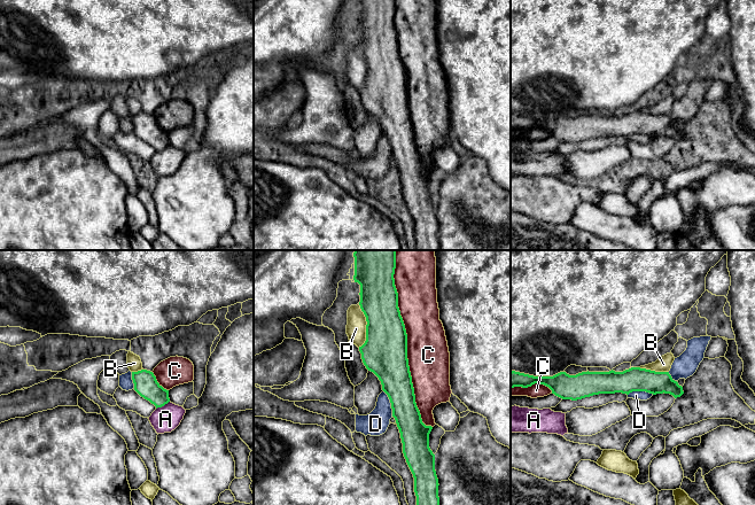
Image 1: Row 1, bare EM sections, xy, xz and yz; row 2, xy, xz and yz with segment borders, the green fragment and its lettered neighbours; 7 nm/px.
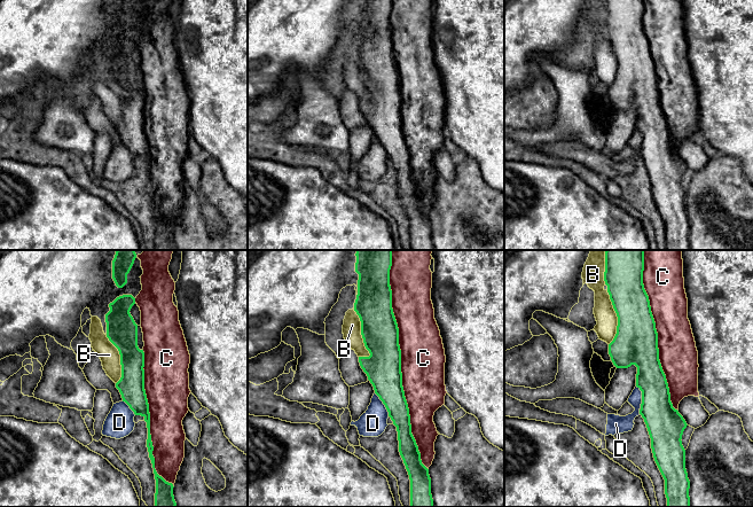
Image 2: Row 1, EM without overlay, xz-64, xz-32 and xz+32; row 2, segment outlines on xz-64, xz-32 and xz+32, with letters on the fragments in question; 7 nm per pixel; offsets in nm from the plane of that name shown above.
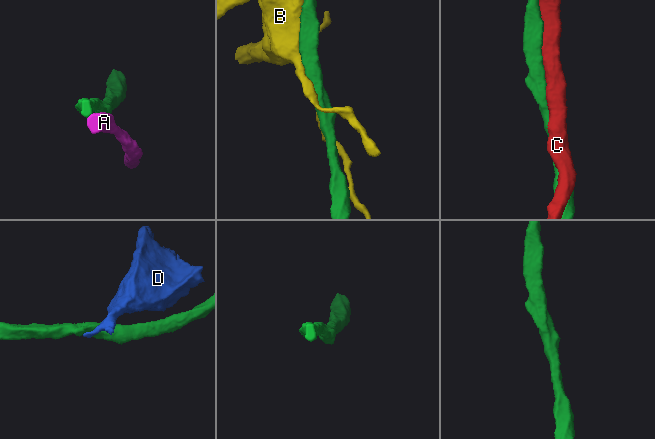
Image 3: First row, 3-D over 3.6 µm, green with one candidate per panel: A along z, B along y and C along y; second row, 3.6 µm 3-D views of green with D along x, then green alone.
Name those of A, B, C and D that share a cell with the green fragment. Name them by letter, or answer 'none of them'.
none of them

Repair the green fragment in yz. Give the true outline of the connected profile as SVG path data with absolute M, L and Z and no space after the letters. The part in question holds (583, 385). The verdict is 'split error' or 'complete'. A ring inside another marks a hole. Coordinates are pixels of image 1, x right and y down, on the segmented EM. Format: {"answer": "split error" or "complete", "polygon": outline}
{"answer": "complete", "polygon": "M631 367L623 372L582 372L569 375L560 372L553 376L534 376L520 372L511 372L511 389L528 388L535 383L544 384L552 394L562 398L577 401L599 394L646 391L653 395L670 394L680 397L683 387L675 381L669 372L655 372L640 367Z"}

